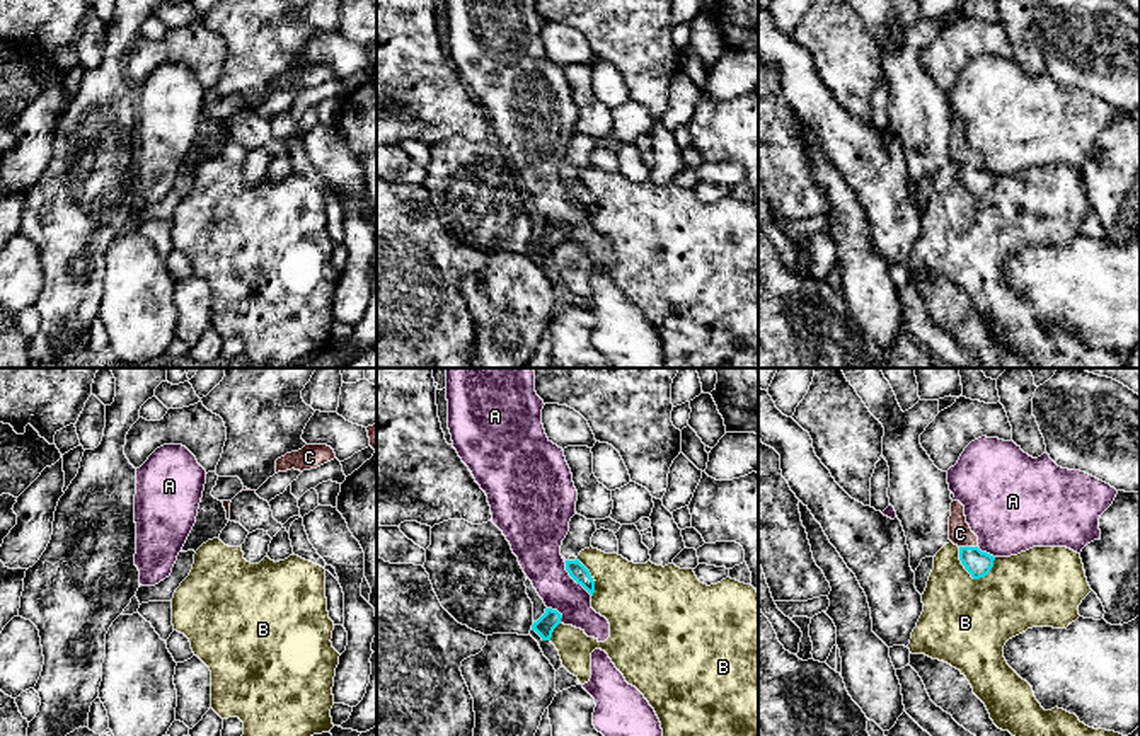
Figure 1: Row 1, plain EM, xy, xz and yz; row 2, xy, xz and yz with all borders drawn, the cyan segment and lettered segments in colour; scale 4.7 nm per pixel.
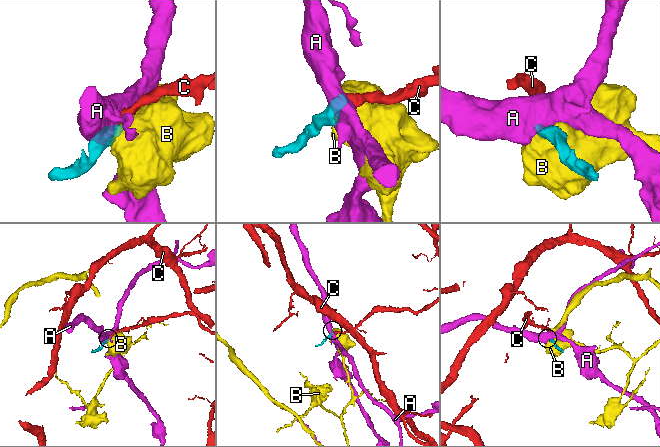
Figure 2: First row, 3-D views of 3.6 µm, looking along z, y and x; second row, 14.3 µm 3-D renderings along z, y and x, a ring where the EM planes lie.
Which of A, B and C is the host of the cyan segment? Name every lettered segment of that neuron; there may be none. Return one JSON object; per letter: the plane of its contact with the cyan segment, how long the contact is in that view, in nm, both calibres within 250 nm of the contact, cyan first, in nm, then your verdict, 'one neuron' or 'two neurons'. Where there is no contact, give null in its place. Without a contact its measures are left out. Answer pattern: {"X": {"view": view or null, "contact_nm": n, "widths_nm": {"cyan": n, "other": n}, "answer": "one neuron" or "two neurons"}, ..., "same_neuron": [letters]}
{"A": {"view": "xz", "contact_nm": 200, "widths_nm": {"cyan": 80, "other": 220}, "answer": "two neurons"}, "B": {"view": "yz", "contact_nm": 200, "widths_nm": {"cyan": 120, "other": 420}, "answer": "two neurons"}, "C": {"view": "yz", "contact_nm": 90, "widths_nm": {"cyan": 120, "other": 110}, "answer": "one neuron"}, "same_neuron": ["C"]}

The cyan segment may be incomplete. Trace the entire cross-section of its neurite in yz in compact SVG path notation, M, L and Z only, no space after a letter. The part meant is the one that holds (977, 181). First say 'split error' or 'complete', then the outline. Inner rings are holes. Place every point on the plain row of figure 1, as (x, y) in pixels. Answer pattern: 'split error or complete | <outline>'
split error | M959 119L951 121L949 158L959 165L959 179L973 198L990 191L995 175L978 167L978 155L966 141L964 124Z

